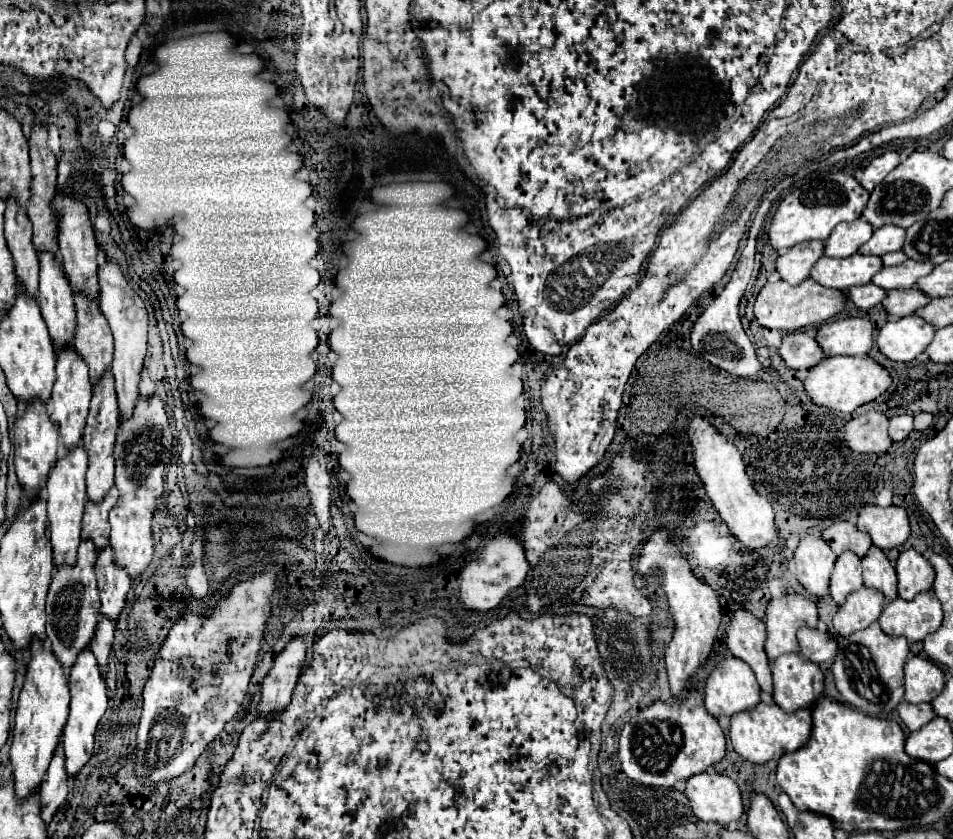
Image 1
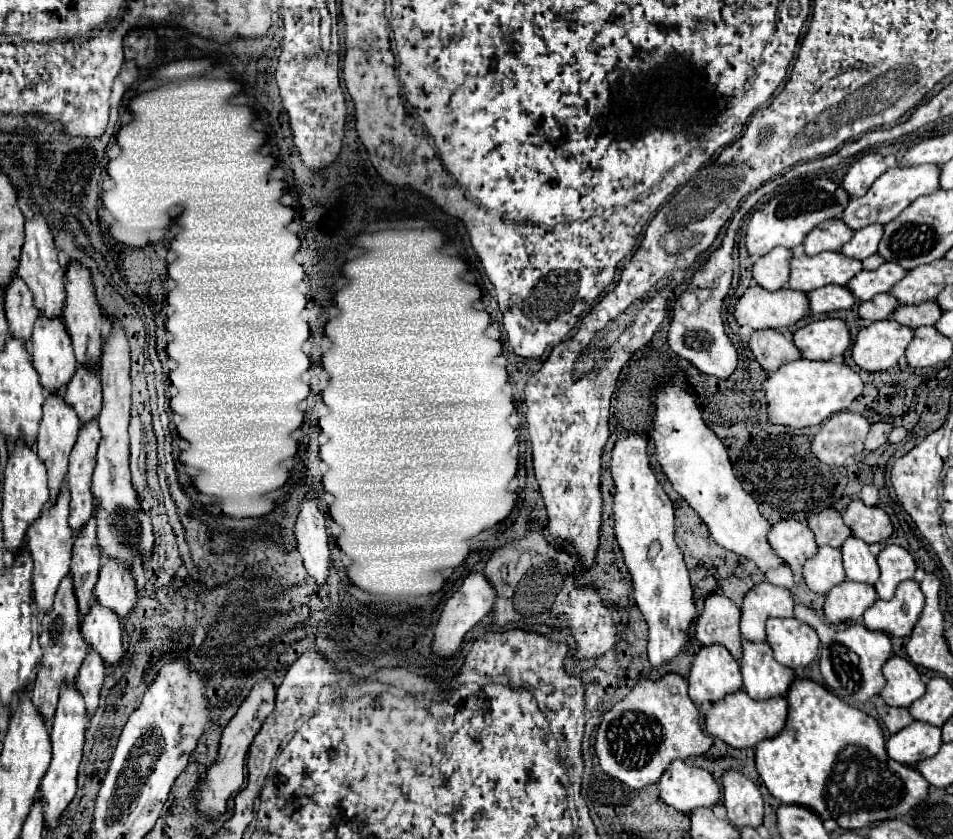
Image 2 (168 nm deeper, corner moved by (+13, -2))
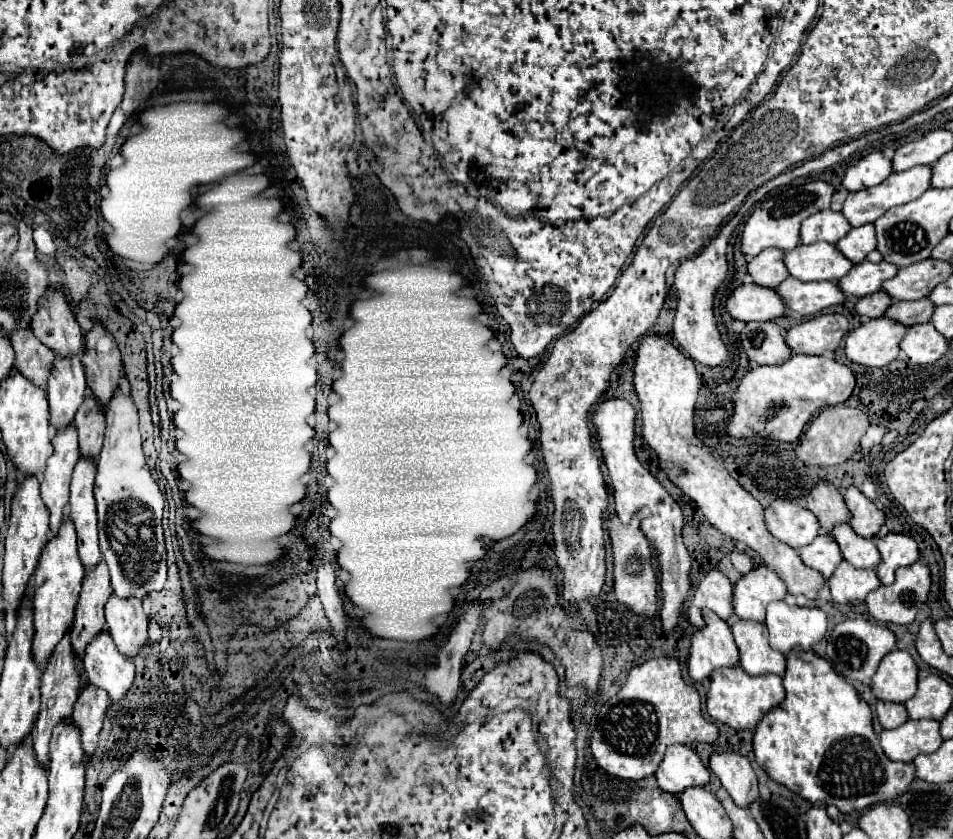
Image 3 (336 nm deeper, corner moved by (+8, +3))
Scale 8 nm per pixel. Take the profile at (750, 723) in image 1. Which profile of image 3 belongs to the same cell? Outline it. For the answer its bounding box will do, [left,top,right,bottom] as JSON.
[706,665,784,729]

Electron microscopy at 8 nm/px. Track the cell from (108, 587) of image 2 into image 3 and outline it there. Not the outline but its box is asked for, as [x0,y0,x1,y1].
[106,595,148,659]

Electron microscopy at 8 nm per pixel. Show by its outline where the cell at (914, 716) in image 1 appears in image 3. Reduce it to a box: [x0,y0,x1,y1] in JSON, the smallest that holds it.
[876,701,908,729]

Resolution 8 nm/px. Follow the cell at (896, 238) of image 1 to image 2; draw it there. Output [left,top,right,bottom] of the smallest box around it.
[841,224,883,260]

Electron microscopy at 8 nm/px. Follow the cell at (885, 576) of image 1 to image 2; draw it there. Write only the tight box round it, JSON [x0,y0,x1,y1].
[841,538,879,584]

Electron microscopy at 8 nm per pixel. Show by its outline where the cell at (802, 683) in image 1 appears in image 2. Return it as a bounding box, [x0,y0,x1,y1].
[741,642,795,700]

